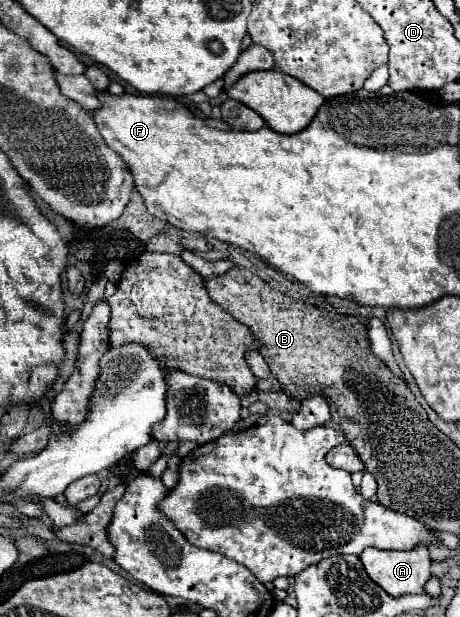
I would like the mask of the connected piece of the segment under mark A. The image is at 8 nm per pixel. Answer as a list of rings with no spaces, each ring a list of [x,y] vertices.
[[[367,547],[359,555],[367,575],[385,589],[391,597],[411,595],[411,593],[425,593],[425,583],[431,577],[431,557],[427,547],[417,547],[415,551],[379,551],[375,547]]]

